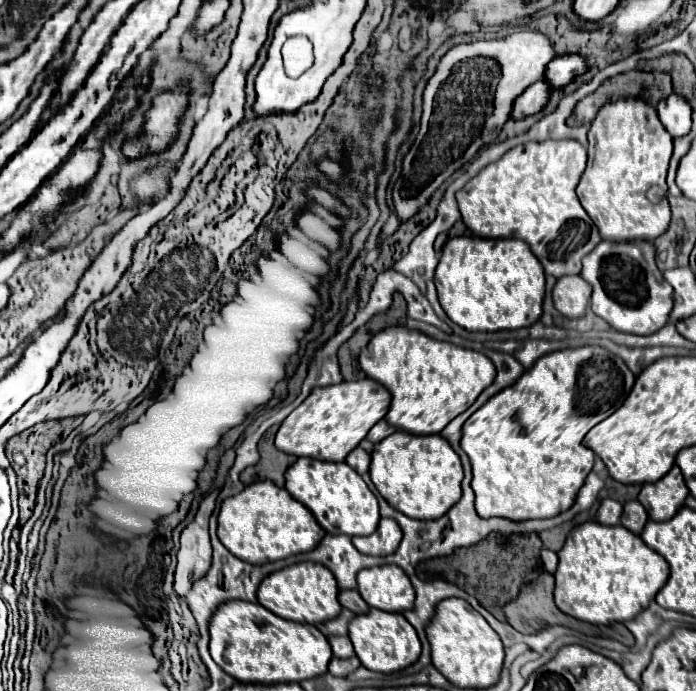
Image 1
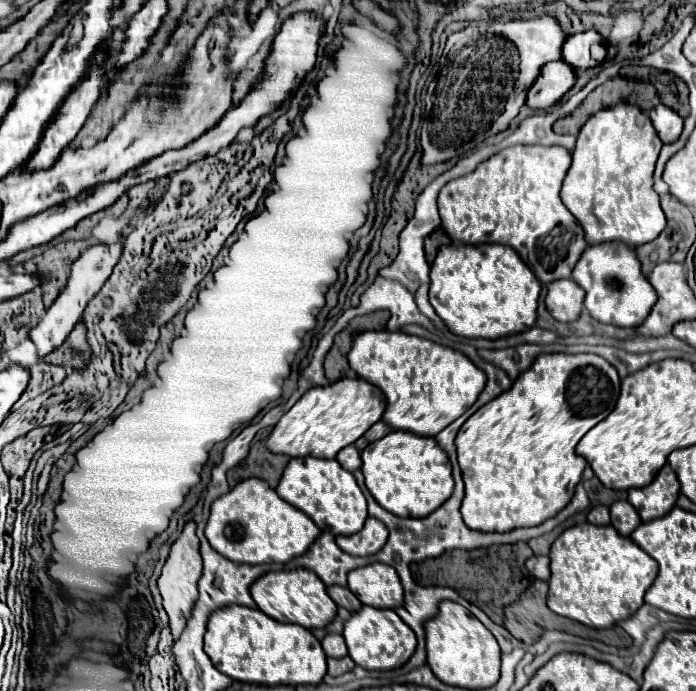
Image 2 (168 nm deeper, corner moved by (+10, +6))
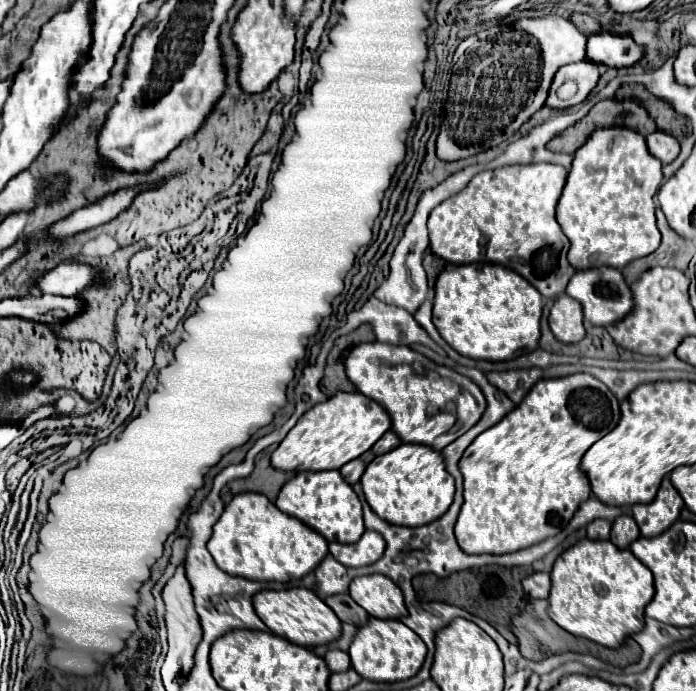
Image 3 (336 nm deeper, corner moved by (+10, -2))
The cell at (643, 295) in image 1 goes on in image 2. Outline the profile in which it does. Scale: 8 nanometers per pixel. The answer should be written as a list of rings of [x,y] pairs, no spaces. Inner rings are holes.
[[[602,242],[588,246],[576,262],[572,278],[586,292],[584,306],[588,308],[590,316],[604,324],[620,328],[638,328],[652,310],[652,304],[656,304],[656,290],[642,274],[640,260],[634,248],[624,242]]]

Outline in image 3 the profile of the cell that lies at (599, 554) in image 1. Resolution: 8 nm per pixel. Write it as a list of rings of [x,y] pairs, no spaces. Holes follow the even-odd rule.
[[[584,538],[554,562],[548,612],[566,632],[608,648],[620,648],[626,636],[644,628],[644,608],[654,594],[652,572],[630,550],[620,550],[610,540]]]

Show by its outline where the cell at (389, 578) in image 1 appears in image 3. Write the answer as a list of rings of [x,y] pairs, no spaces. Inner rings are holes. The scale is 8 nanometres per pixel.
[[[382,574],[354,578],[350,596],[374,618],[402,618],[406,616],[404,596],[400,588]]]

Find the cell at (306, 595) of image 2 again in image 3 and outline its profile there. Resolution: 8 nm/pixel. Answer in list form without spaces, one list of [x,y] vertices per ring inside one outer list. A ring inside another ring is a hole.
[[[294,588],[294,590],[262,590],[254,596],[254,608],[260,620],[280,638],[304,646],[314,648],[320,644],[330,644],[340,638],[340,620],[328,610],[328,606],[310,590]]]

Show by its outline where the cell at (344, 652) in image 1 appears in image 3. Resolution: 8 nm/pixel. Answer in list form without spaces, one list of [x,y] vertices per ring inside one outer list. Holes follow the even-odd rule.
[[[328,650],[324,656],[324,662],[330,672],[346,672],[348,668],[352,668],[348,652],[342,652],[342,650]]]

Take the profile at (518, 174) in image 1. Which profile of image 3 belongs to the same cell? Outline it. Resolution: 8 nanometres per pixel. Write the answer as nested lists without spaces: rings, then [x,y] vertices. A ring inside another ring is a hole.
[[[516,164],[476,174],[462,192],[444,200],[432,210],[428,218],[430,252],[438,258],[456,258],[456,266],[472,262],[502,264],[518,272],[522,278],[526,278],[544,298],[560,296],[566,290],[568,280],[576,272],[566,260],[570,242],[566,240],[554,216],[566,176],[568,170],[558,164],[528,164],[528,166]]]

